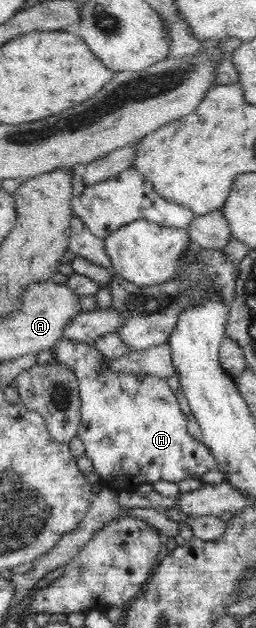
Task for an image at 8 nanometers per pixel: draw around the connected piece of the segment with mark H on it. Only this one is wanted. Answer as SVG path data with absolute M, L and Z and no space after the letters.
M61 340L53 349L57 358L51 364L71 368L77 376L82 411L77 436L85 446L84 455L92 460L93 472L100 475L102 486L115 492L136 492L143 484L153 485L161 480L179 484L185 478L201 479L209 469L216 468L216 460L207 445L187 431L188 418L181 411L167 379L143 373L114 374L108 366L96 364L99 357L93 345L77 340Z

